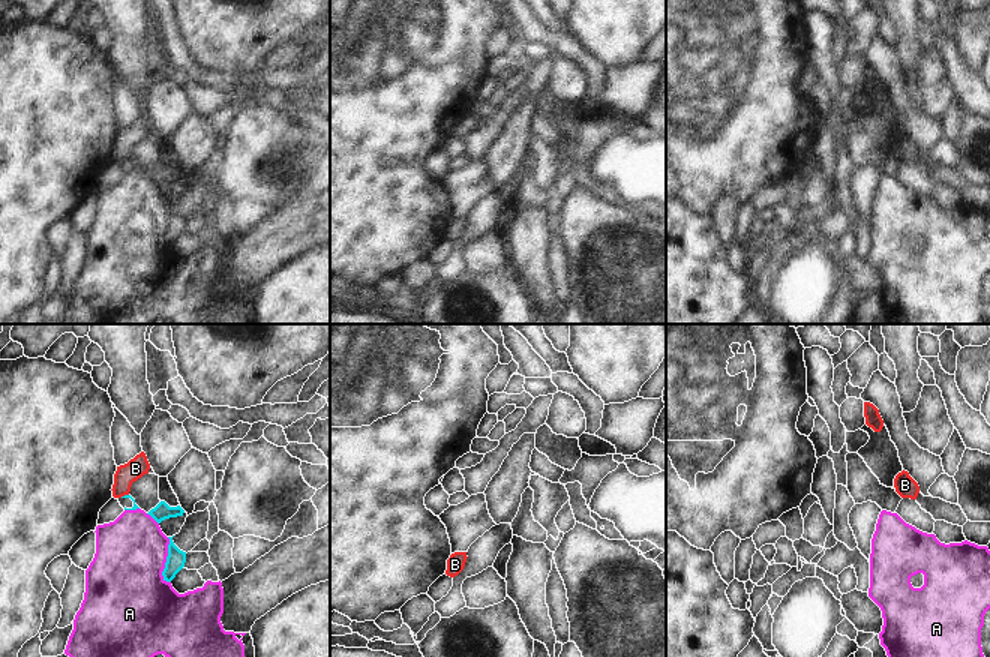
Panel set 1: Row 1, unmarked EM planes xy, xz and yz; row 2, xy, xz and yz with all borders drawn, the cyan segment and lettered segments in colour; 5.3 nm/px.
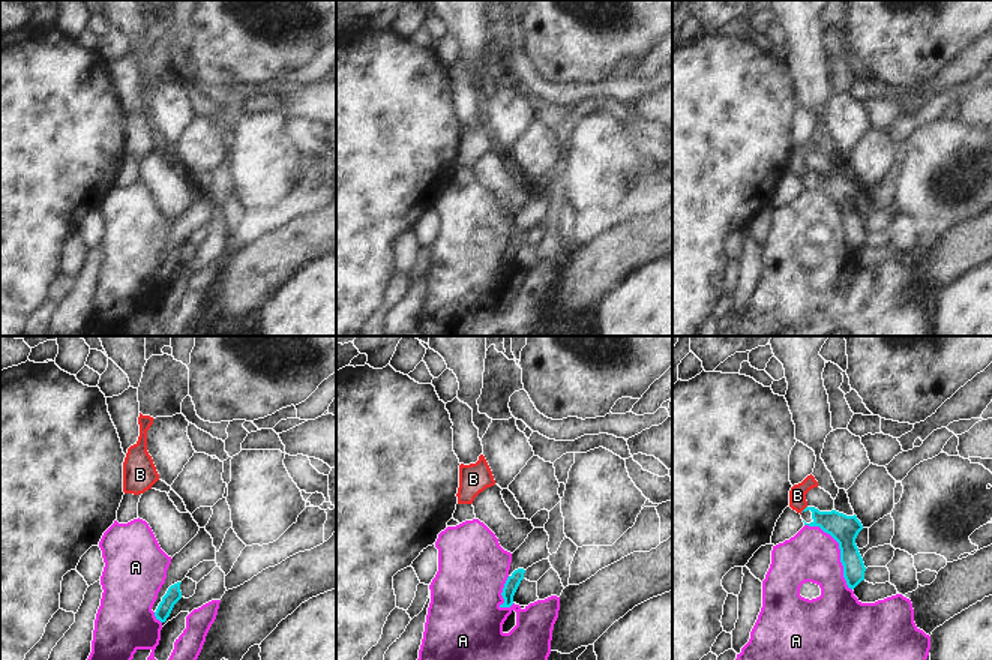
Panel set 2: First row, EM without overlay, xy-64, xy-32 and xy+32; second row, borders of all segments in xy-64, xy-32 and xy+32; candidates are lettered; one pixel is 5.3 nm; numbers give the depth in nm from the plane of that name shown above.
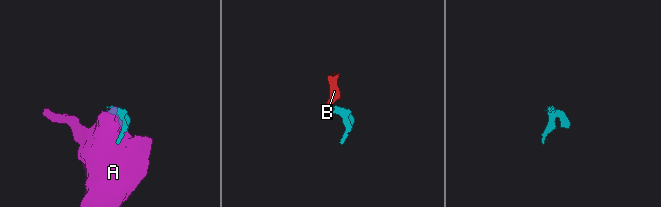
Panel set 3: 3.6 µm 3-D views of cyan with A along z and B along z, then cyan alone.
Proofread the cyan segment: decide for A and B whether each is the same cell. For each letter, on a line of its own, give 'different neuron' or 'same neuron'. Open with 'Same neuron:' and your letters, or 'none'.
Same neuron: none
A: different neuron
B: different neuron

